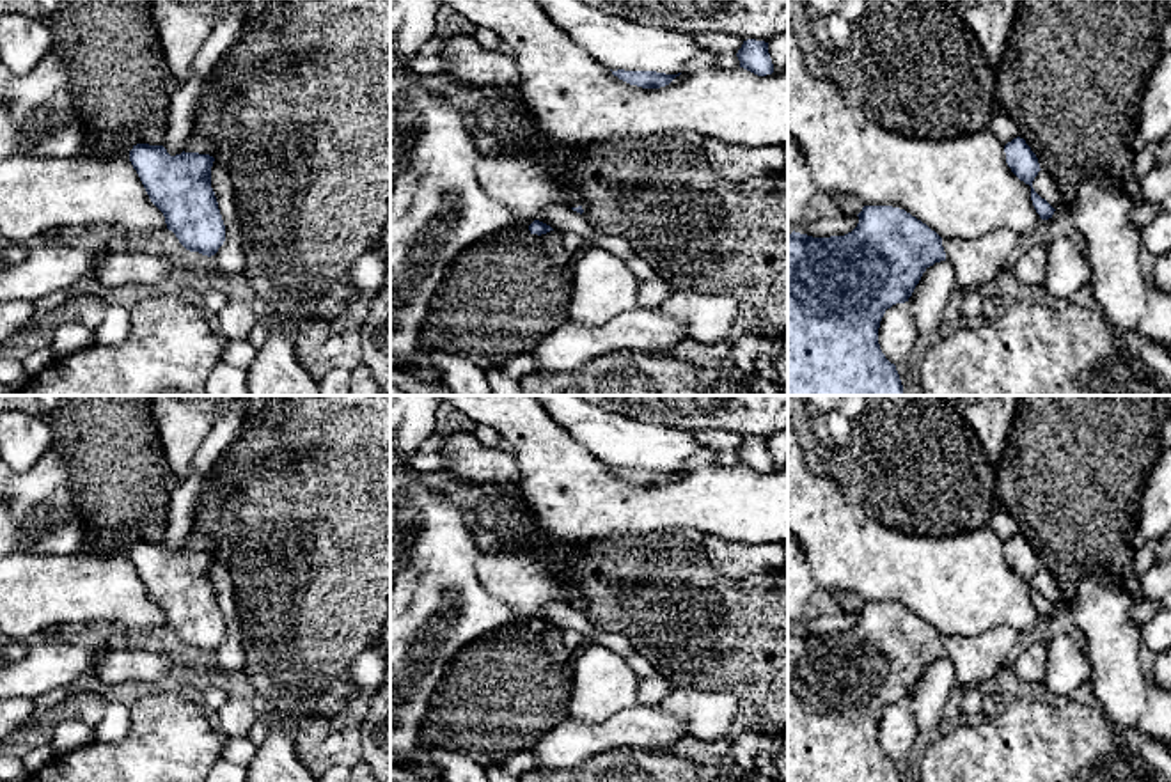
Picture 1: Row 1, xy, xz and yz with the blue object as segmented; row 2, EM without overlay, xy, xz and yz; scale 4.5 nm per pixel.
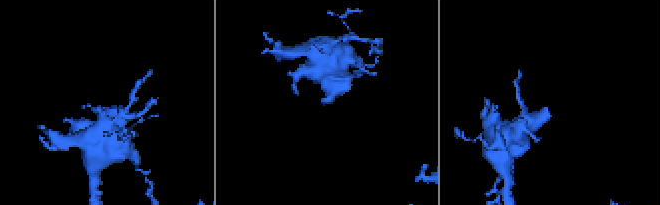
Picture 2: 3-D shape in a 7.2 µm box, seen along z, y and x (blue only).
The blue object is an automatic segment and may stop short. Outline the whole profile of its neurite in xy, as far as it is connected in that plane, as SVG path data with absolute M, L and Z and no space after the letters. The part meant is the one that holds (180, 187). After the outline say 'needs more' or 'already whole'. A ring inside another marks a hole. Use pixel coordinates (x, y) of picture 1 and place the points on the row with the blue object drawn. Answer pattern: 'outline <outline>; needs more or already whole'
outline M137 144L130 161L179 243L190 252L215 255L225 241L225 225L211 188L215 158L185 151L170 156L163 145Z; already whole

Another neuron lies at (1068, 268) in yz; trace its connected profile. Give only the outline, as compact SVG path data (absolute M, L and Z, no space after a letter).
M1065 236L1049 238L1047 270L1041 287L1054 298L1066 300L1072 293L1093 280L1088 255Z

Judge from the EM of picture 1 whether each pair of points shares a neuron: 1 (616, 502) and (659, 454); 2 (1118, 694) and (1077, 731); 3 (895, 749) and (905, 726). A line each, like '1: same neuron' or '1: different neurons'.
1: different neurons
2: different neurons
3: same neuron

